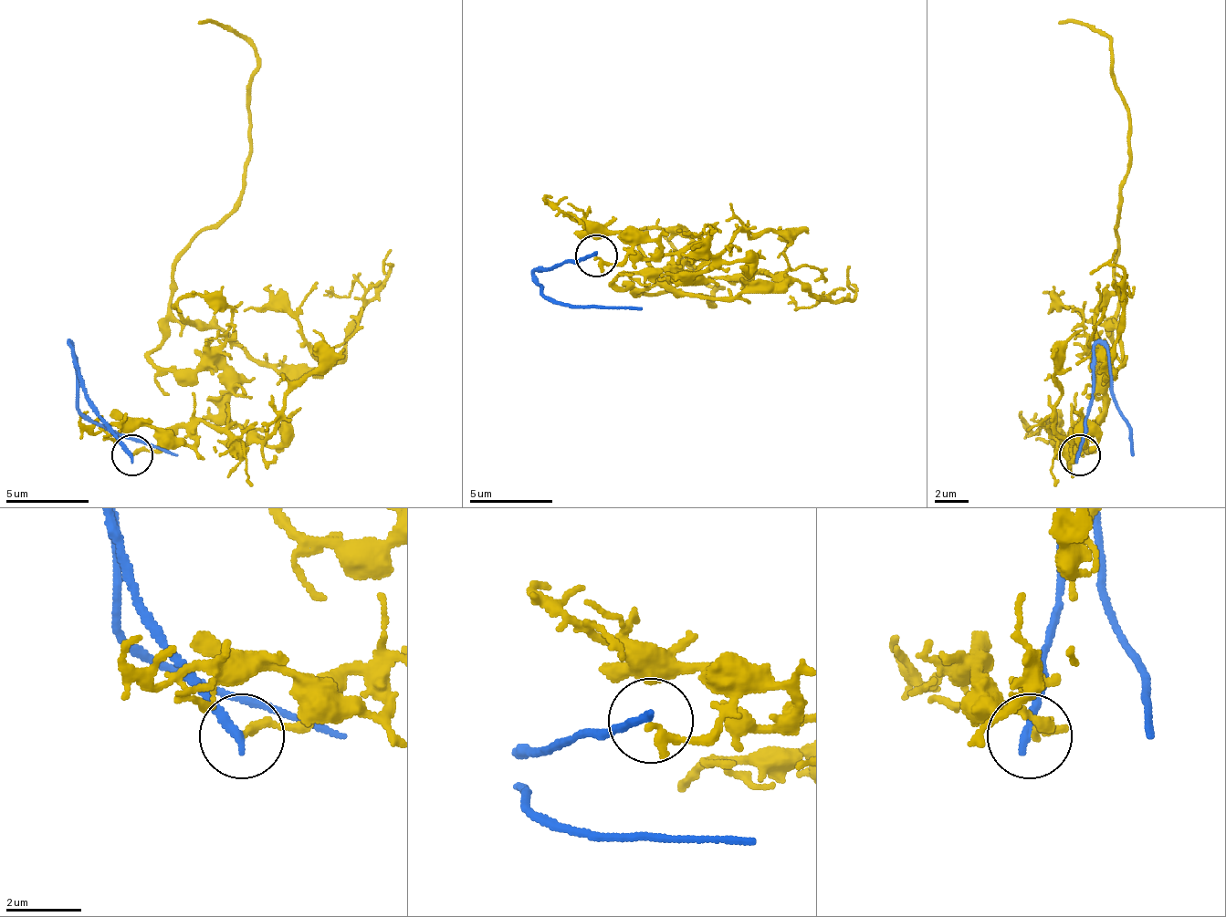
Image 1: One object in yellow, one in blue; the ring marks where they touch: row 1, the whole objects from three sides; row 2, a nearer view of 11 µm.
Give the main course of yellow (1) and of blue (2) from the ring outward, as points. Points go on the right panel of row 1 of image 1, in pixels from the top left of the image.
1: (1083, 456), (1078, 422), (1074, 435), (1104, 414), (1095, 369), (1120, 307), (1128, 103), (1112, 45), (1058, 24)
2: (1078, 456), (1091, 401), (1099, 344), (1107, 352), (1112, 401), (1128, 422), (1132, 456)

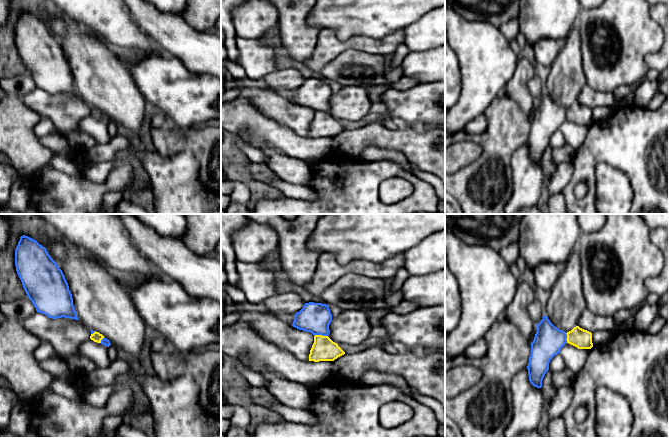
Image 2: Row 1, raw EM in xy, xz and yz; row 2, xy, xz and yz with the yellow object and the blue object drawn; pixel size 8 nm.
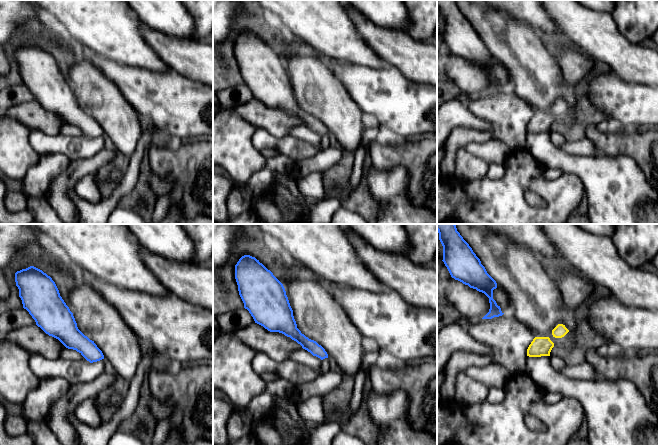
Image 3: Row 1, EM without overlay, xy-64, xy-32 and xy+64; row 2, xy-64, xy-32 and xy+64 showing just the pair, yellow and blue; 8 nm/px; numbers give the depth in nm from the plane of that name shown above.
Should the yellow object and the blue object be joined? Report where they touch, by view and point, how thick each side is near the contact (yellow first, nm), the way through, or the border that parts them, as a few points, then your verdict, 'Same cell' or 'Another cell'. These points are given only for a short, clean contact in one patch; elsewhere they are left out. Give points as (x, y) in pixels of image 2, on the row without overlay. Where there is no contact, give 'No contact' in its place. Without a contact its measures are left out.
Touches yellow at xz (320, 111). Thickness 190 nm (yellow) against 240 nm. Boundary: xz (327, 111), (314, 112). Another cell

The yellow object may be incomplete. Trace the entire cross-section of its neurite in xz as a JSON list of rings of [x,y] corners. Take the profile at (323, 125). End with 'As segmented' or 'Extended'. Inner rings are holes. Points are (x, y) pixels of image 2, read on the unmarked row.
[[[315,111],[314,119],[310,126],[309,137],[334,137],[345,128],[328,112]]]. As segmented

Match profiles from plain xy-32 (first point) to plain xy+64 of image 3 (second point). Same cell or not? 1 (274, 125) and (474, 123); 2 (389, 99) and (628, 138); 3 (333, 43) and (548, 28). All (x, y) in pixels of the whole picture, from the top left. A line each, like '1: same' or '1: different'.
1: different
2: different
3: same

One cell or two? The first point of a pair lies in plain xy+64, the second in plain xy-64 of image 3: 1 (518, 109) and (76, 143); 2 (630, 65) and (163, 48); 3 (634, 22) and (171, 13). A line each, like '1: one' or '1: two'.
1: two
2: one
3: two

